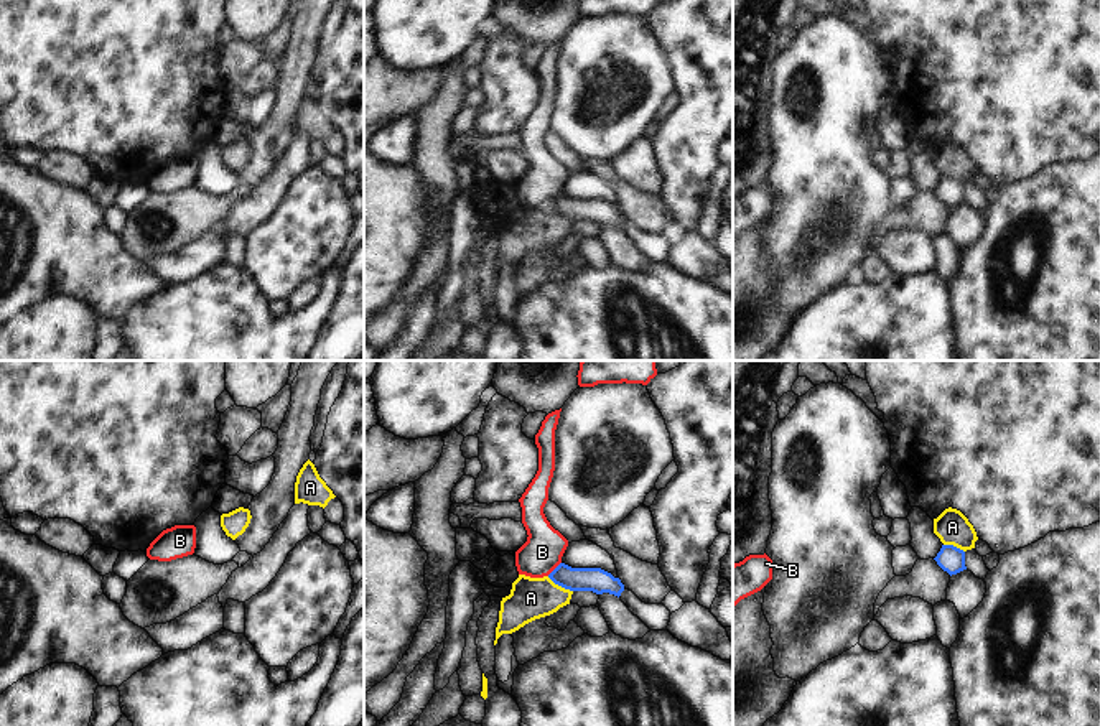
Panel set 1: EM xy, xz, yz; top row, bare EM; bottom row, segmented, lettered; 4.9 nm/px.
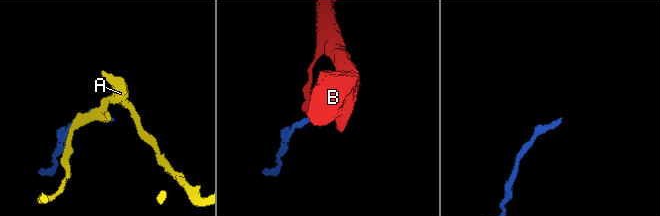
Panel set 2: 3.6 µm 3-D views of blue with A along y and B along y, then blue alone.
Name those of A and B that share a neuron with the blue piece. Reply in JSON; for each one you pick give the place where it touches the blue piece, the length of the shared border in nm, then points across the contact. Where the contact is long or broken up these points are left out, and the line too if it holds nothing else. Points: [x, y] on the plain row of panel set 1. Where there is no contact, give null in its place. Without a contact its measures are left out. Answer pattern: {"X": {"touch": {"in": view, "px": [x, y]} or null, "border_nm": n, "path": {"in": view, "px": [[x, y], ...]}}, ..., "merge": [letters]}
{"merge": []}

